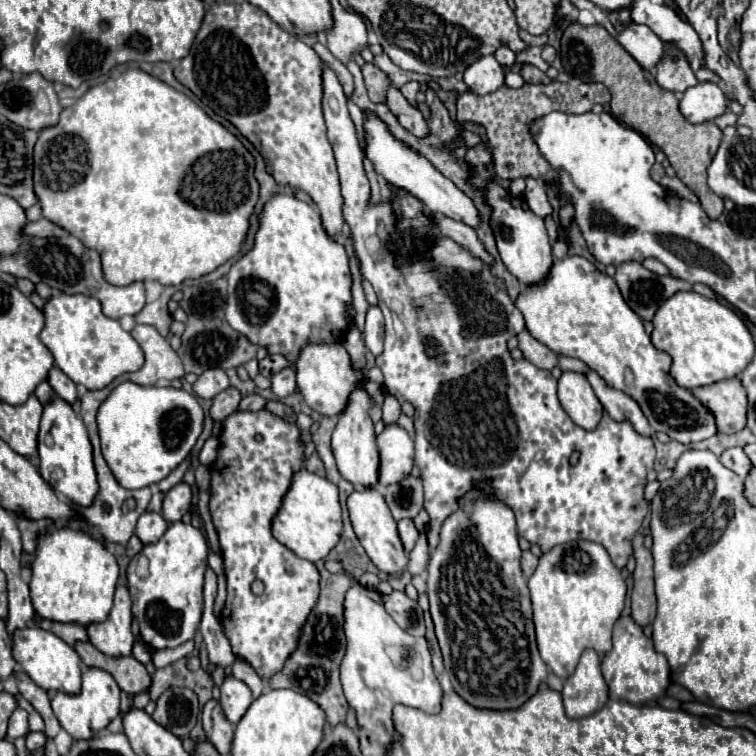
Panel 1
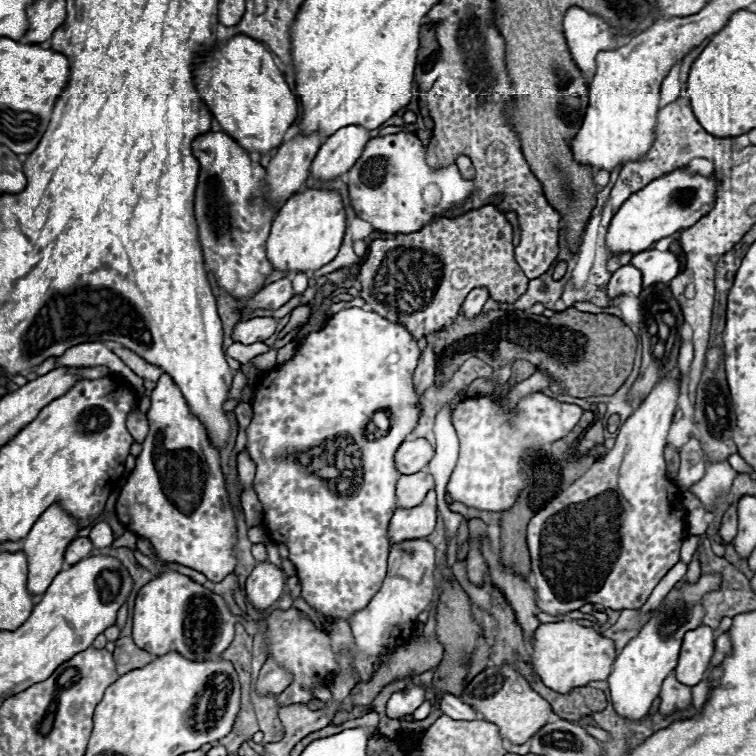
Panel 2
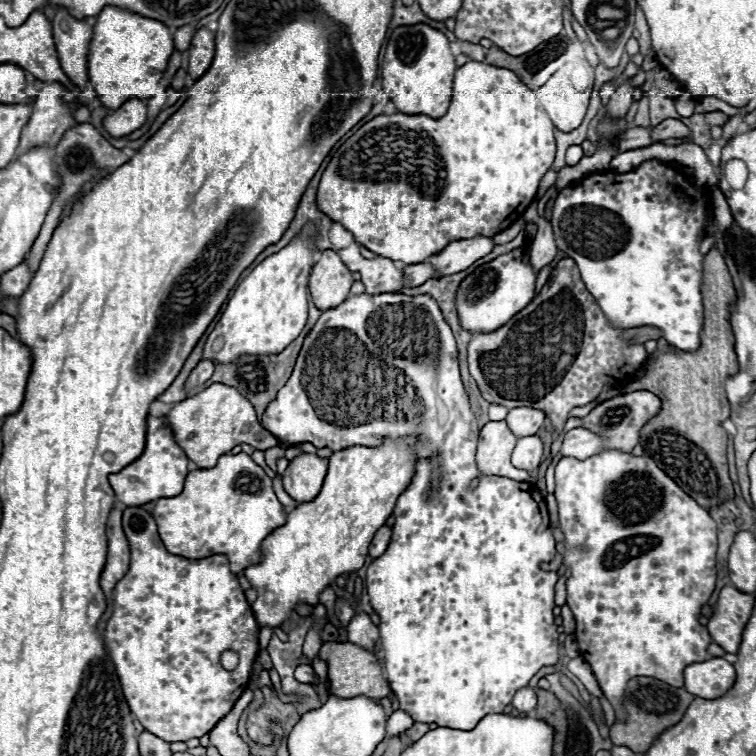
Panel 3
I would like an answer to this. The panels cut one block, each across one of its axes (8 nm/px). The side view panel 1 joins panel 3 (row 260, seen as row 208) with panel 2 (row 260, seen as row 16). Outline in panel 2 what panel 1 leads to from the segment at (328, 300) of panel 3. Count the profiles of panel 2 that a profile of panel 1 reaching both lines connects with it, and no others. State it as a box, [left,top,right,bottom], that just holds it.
[192,132,278,302]

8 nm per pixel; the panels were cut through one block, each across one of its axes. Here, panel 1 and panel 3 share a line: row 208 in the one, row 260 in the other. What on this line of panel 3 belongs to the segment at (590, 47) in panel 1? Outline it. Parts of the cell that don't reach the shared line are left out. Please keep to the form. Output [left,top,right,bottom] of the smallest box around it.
[628,248,738,508]

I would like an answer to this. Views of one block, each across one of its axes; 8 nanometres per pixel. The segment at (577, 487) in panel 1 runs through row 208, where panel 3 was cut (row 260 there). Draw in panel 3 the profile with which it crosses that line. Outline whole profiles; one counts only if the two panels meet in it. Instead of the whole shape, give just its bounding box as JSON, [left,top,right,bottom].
[338,244,406,294]

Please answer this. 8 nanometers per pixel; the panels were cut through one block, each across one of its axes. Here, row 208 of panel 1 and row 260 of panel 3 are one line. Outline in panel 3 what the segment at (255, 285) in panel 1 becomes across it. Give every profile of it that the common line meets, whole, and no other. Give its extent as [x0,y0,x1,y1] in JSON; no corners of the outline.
[204,222,316,362]

